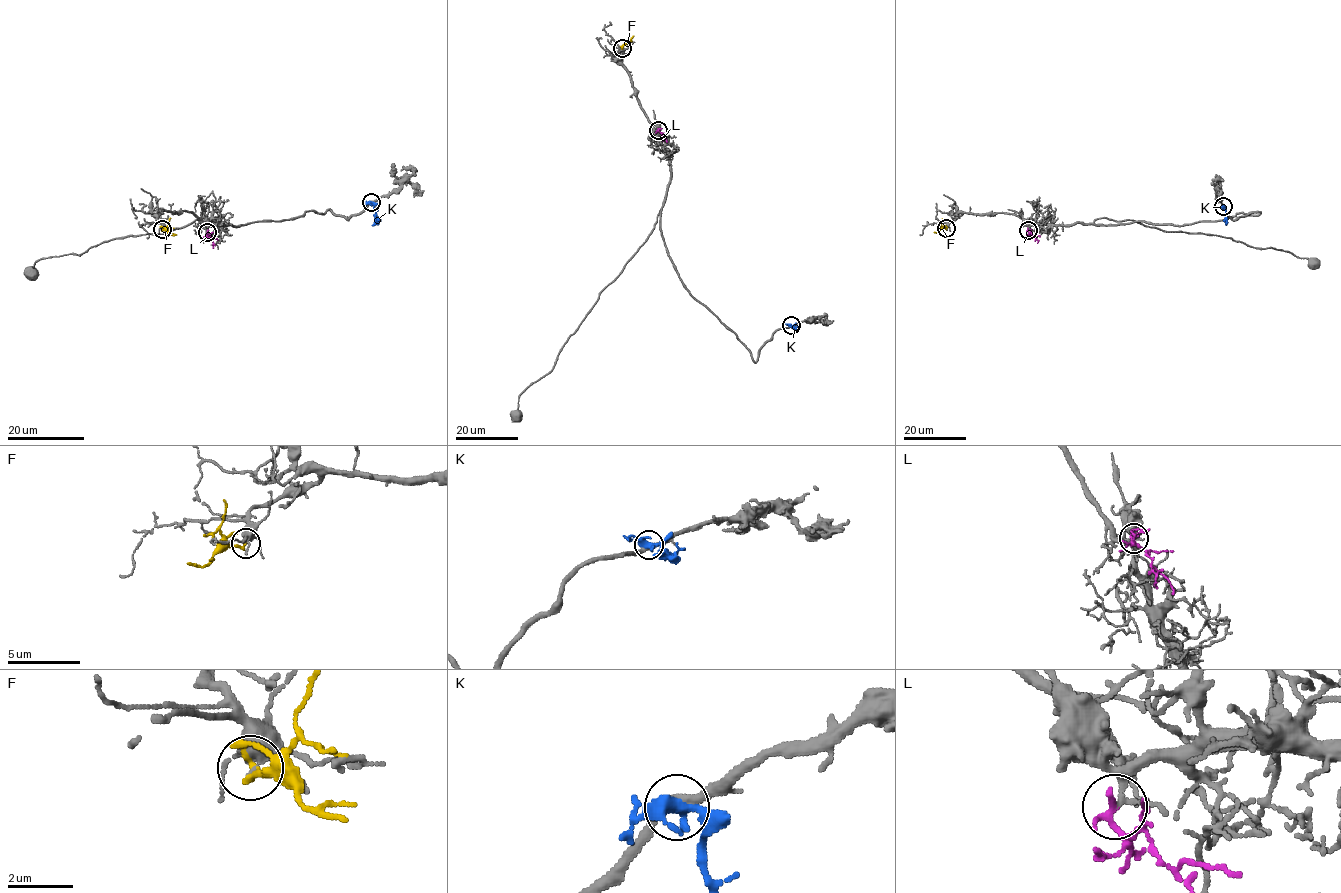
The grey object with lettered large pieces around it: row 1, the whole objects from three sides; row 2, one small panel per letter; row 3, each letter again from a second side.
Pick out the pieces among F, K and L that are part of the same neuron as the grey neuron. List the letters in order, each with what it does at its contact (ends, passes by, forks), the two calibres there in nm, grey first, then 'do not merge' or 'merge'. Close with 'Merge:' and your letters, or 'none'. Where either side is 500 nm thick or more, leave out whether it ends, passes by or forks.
F: it ends there; 320 nm thick on the grey side, 220 nm on the other; do not merge
K: it forks there; 320 nm thick on the grey side, 320 nm on the other; do not merge
L: it passes by; 130 nm thick on the grey side, 180 nm on the other; merge
Merge: L

